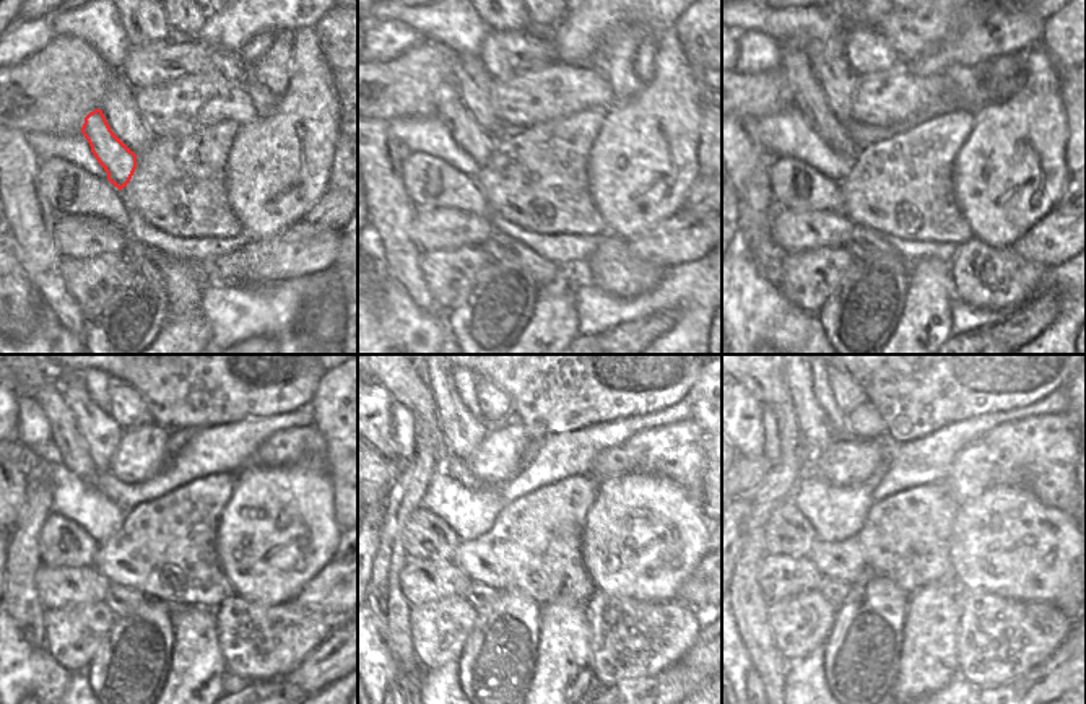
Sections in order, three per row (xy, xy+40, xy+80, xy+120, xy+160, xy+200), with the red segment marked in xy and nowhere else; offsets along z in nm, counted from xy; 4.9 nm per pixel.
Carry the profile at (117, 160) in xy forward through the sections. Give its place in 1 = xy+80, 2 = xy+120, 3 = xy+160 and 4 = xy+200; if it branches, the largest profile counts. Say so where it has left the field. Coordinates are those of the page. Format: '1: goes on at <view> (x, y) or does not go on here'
1: goes on at xy+80 (805, 91)
2: goes on at xy+120 (69, 447)
3: goes on at xy+160 (407, 387)
4: goes on at xy+200 (769, 387)

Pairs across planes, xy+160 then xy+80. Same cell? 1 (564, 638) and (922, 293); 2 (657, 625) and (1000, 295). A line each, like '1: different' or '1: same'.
1: same
2: same

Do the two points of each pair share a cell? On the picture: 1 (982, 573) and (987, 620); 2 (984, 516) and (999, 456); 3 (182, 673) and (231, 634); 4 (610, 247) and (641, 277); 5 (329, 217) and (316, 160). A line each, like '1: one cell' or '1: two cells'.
1: two cells
2: two cells
3: two cells
4: one cell
5: two cells

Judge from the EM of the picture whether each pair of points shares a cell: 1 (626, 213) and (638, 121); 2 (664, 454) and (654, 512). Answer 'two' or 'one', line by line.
1: one
2: two

